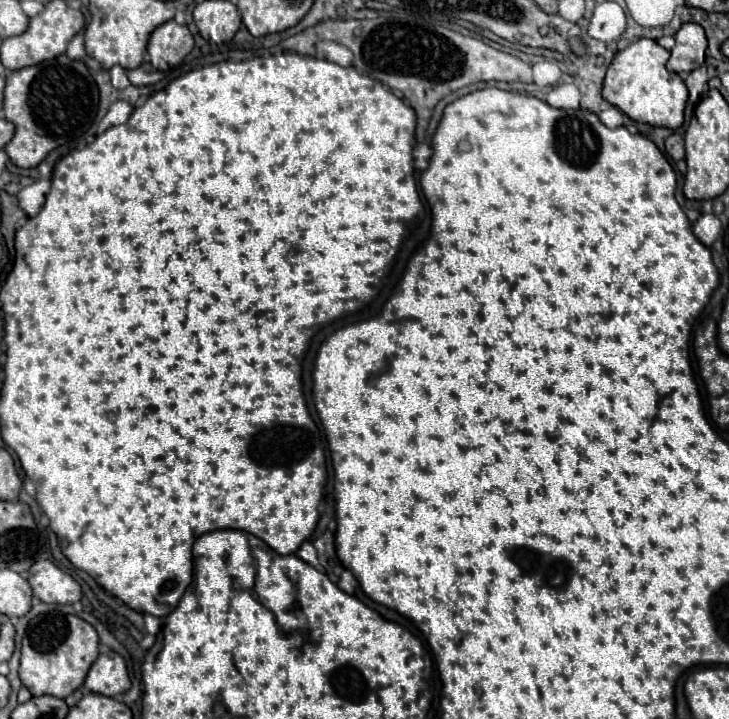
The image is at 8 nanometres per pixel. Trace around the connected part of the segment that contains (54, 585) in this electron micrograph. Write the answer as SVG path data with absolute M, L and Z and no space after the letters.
M36 561L28 571L34 595L44 603L76 603L82 597L80 585L52 561Z

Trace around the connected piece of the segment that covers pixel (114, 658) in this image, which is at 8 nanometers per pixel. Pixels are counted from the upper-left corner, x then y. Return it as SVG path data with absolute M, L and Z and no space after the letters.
M116 651L100 653L94 665L90 667L84 683L92 693L106 697L116 697L130 689L130 677L126 661Z

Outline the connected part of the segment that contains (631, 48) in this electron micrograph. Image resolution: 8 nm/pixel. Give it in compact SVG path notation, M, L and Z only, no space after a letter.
M638 39L616 53L604 79L602 97L626 113L632 121L648 123L654 127L678 129L684 123L684 107L688 101L688 89L684 81L666 69L670 51L662 49L652 39Z

